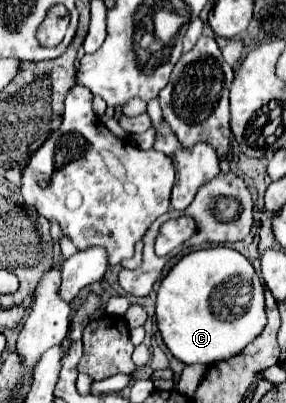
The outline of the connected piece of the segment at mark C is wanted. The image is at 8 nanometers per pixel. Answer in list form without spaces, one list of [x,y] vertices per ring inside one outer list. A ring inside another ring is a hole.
[[[228,247],[200,249],[182,257],[160,283],[156,323],[170,353],[182,363],[212,365],[238,355],[266,327],[264,285],[252,263]]]

